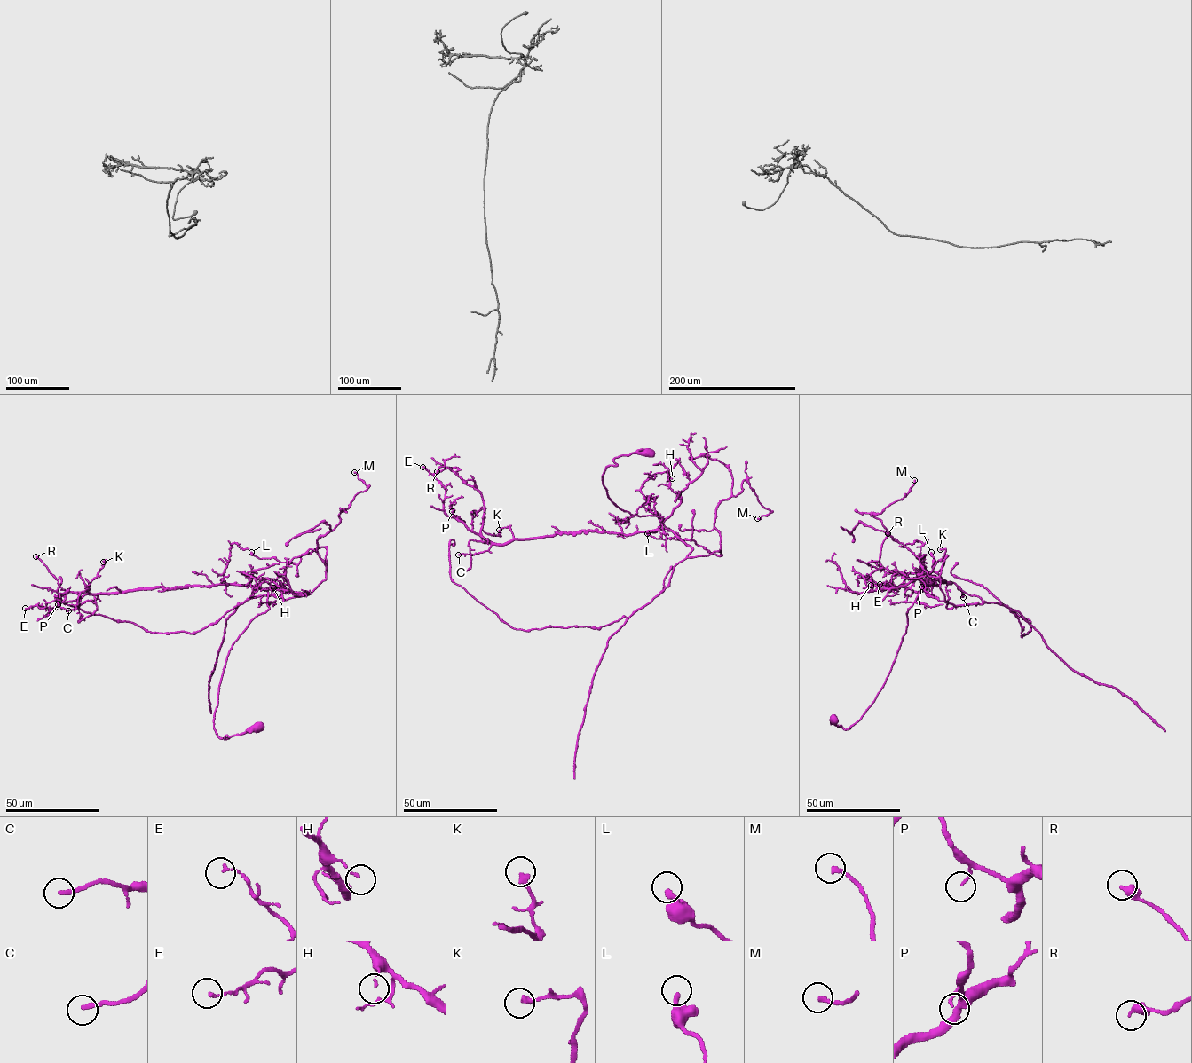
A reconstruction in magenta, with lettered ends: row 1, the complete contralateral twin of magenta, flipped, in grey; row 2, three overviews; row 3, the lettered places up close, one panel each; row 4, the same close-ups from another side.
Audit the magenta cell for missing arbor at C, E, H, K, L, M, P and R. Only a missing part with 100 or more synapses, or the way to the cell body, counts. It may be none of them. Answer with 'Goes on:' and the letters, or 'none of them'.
Goes on: none of them

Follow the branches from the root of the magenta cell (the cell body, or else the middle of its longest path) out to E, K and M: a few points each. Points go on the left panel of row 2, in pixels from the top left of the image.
E: (258, 728), (220, 738), (214, 717), (226, 656), (269, 609), (266, 590), (160, 586), (25, 608)
K: (258, 728), (220, 738), (214, 717), (226, 656), (269, 609), (266, 590), (216, 584), (90, 594), (103, 562)
M: (258, 728), (214, 728), (226, 656), (269, 609), (264, 588), (326, 578), (317, 540), (367, 488), (354, 472)

